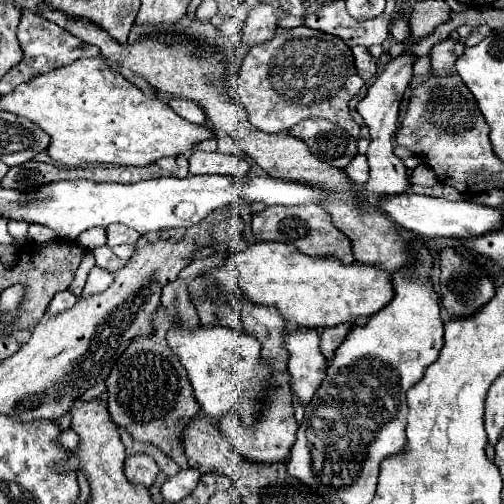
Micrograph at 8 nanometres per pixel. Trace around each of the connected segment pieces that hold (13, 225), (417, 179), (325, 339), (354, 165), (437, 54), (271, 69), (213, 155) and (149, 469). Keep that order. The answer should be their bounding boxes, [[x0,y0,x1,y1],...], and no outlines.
[[8,221,29,244],[411,162,437,186],[319,324,351,362],[344,154,369,184],[431,40,457,74],[226,26,365,138],[189,152,249,178],[125,454,159,488]]

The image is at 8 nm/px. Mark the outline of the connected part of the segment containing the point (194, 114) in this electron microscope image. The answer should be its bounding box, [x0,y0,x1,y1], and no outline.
[169,98,205,124]

